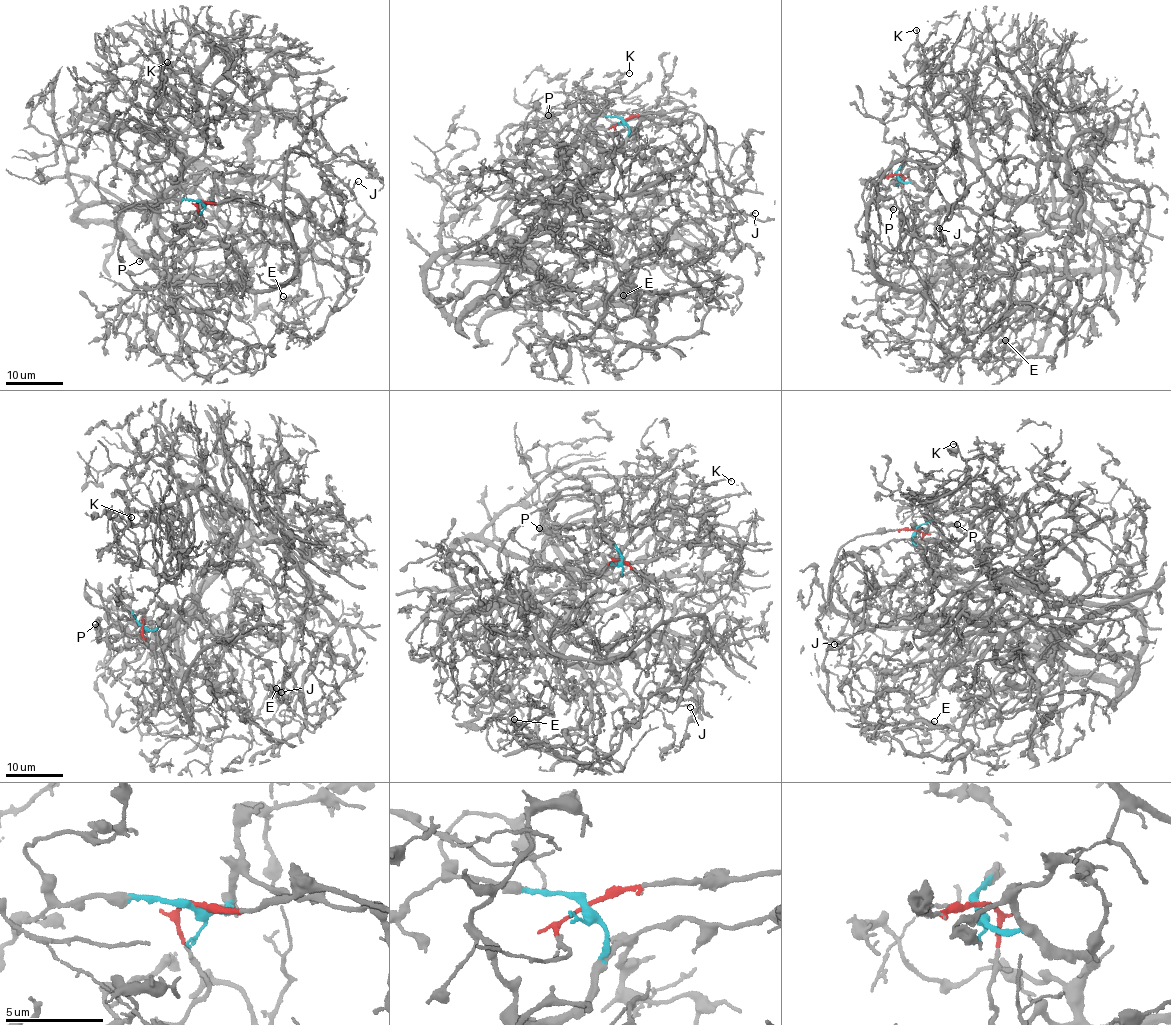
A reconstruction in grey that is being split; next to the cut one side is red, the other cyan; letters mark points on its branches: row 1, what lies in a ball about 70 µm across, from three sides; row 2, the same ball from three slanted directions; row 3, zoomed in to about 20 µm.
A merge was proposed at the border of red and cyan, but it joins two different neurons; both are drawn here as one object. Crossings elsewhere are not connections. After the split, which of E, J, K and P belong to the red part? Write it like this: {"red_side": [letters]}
{"red_side": ["J"]}

